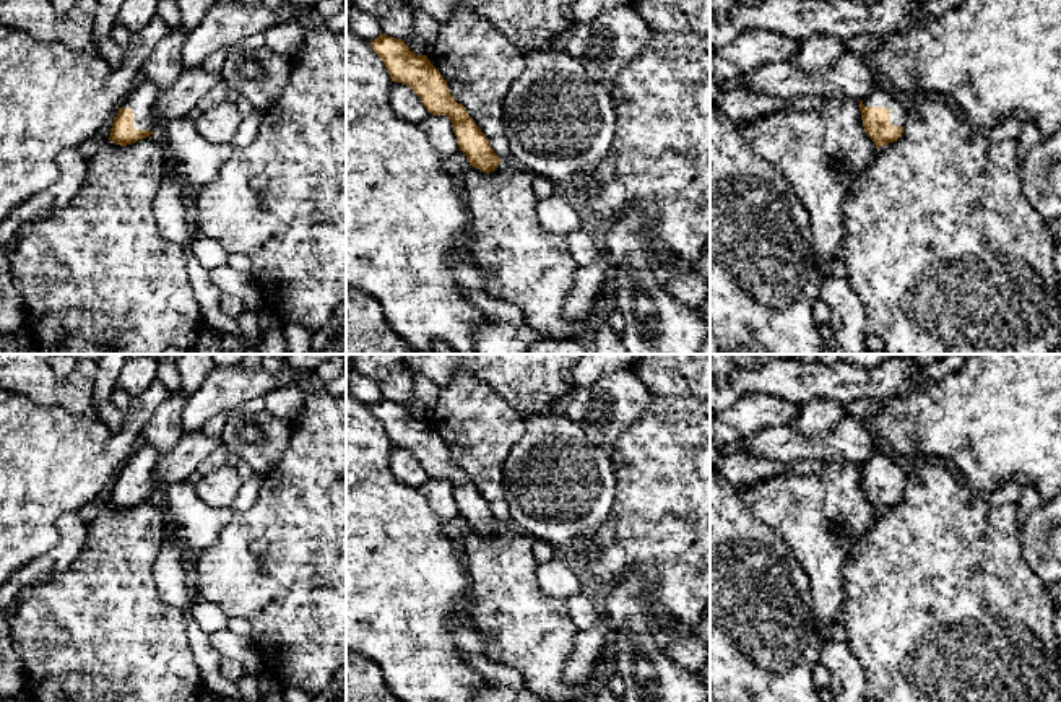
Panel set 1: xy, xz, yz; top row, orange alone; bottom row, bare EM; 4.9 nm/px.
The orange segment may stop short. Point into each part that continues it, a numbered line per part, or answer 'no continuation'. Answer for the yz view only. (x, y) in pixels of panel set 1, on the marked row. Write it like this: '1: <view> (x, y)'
1: yz (899, 106)

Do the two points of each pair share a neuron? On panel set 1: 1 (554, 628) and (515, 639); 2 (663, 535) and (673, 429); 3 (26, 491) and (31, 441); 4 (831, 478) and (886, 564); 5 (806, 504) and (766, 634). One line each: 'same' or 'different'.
1: same
2: same
3: same
4: different
5: different

